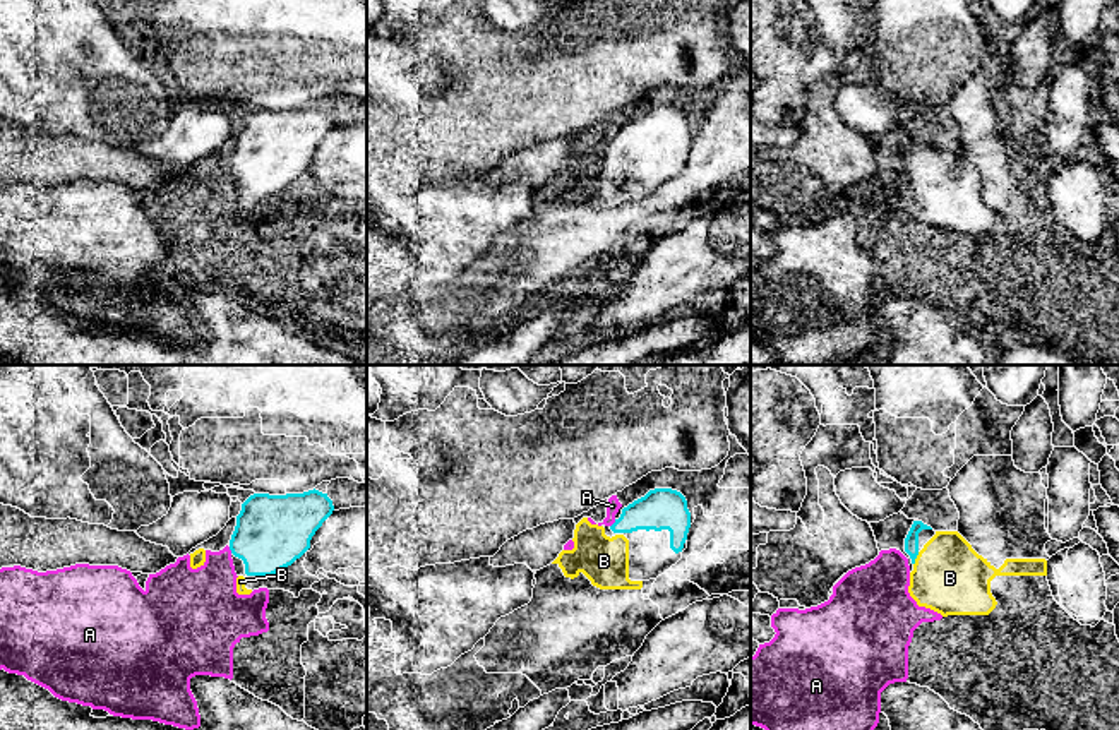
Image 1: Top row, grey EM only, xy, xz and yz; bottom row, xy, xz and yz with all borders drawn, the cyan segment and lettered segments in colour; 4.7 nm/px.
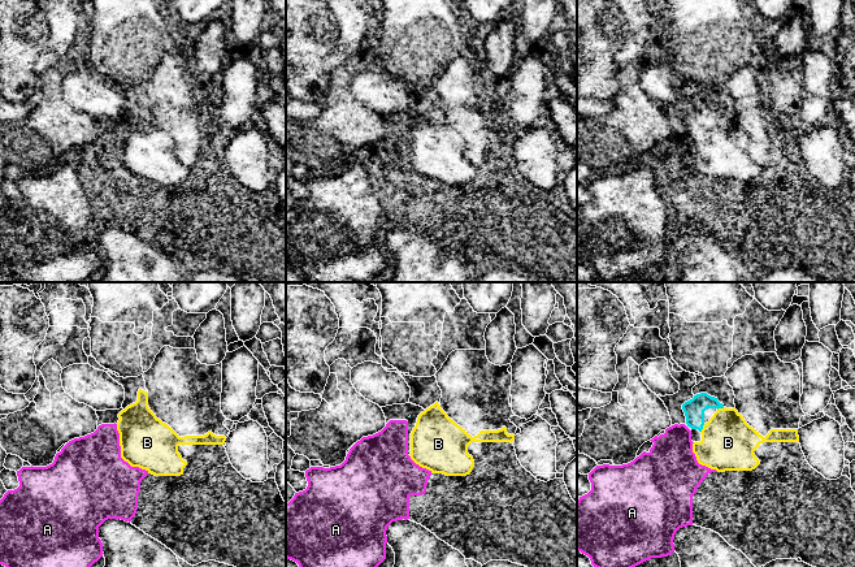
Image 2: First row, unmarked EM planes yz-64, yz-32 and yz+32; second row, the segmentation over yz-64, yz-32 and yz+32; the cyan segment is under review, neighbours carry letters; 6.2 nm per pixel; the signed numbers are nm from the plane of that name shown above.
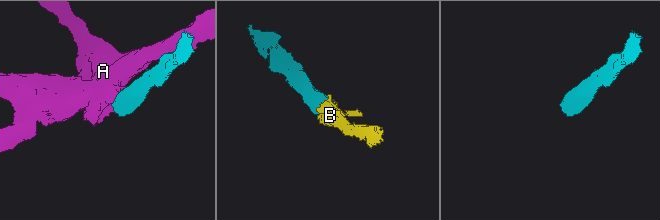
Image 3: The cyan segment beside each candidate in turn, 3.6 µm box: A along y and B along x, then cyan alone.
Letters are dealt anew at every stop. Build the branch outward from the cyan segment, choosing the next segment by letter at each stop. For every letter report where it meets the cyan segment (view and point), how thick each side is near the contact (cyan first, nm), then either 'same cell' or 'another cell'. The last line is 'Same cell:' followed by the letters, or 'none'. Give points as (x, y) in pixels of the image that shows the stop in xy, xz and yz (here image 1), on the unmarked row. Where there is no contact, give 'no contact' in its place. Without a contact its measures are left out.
A: xz (614, 139) | 190/60 nm | another cell
B: yz (915, 173) | 60/340 nm | same cell
Same cell: B

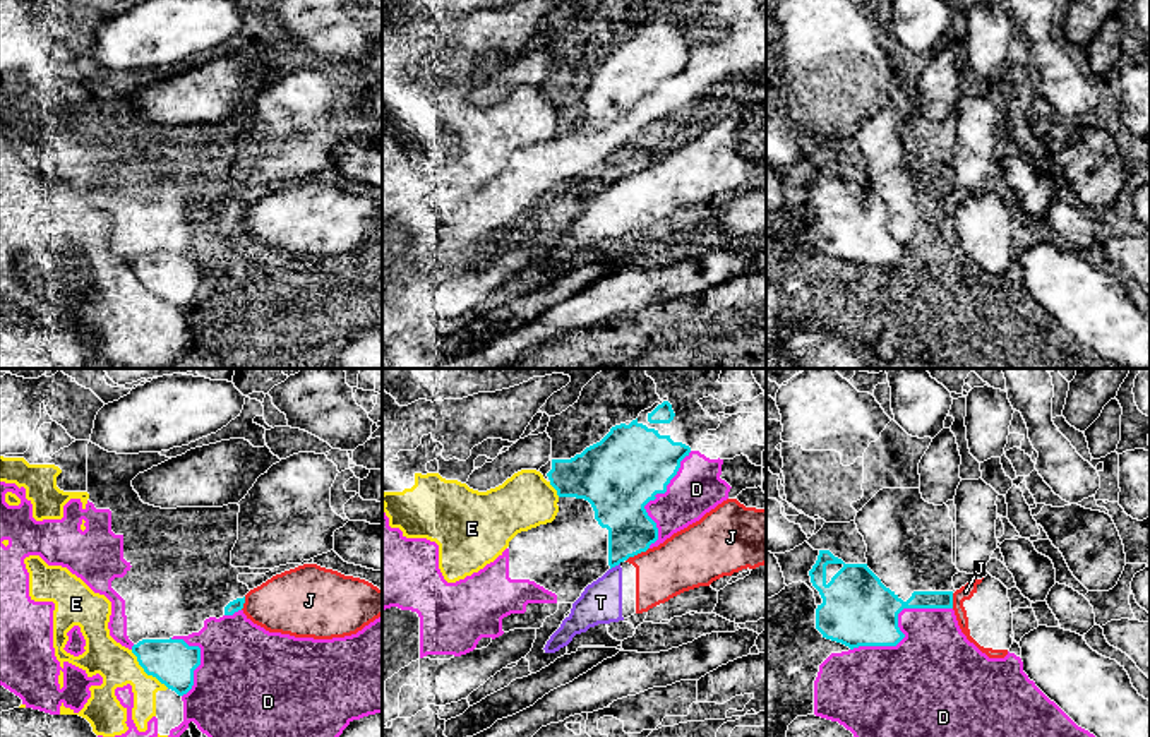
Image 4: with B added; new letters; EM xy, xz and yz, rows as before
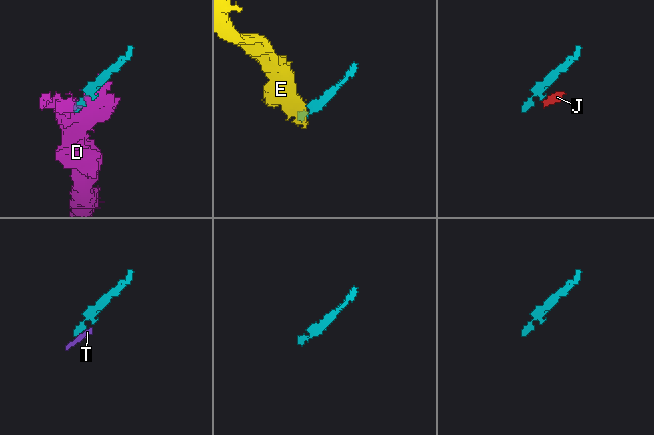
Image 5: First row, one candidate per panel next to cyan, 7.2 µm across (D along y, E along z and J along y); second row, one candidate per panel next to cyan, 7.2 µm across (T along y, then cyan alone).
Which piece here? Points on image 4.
D: yz (897, 242) | 340/380 nm | another cell
E: xy (146, 288) | 220/180 nm | another cell
J: xz (636, 170) | 240/280 nm | another cell
T: xz (614, 182) | 220/200 nm | another cell
Same cell: none

